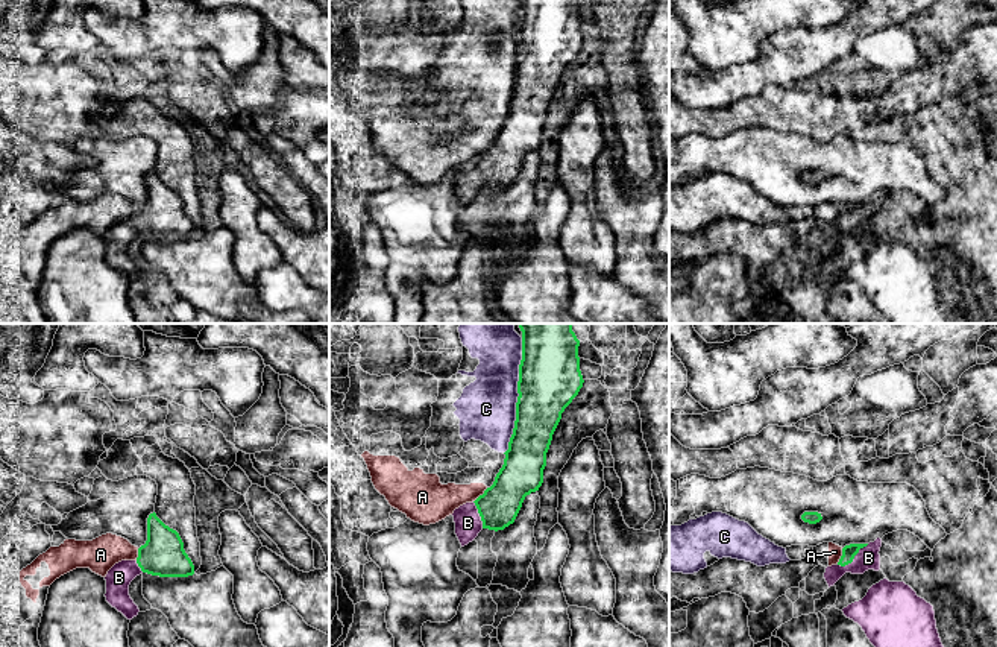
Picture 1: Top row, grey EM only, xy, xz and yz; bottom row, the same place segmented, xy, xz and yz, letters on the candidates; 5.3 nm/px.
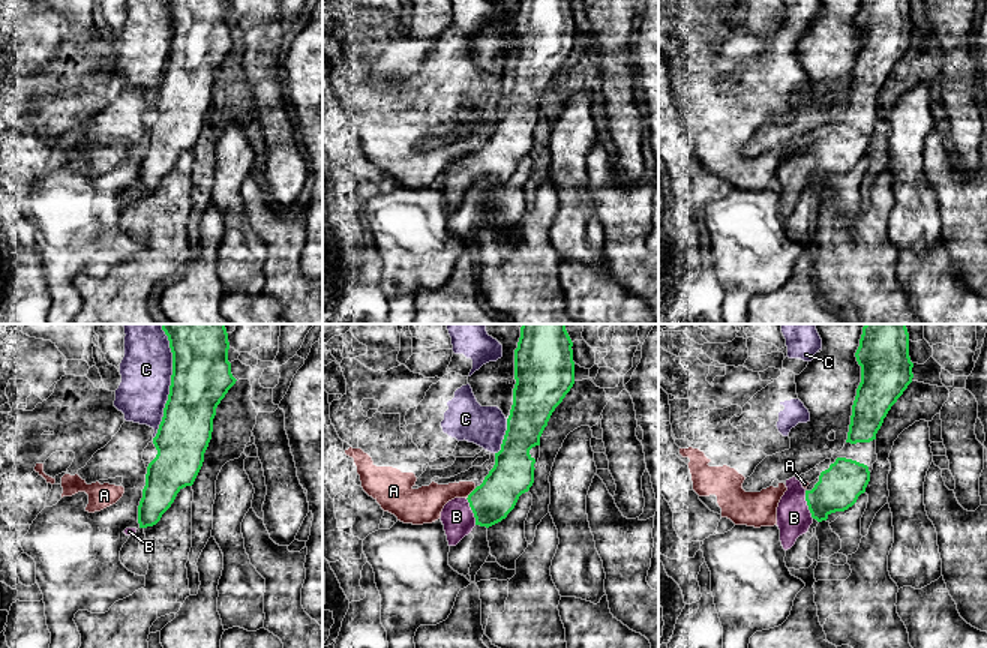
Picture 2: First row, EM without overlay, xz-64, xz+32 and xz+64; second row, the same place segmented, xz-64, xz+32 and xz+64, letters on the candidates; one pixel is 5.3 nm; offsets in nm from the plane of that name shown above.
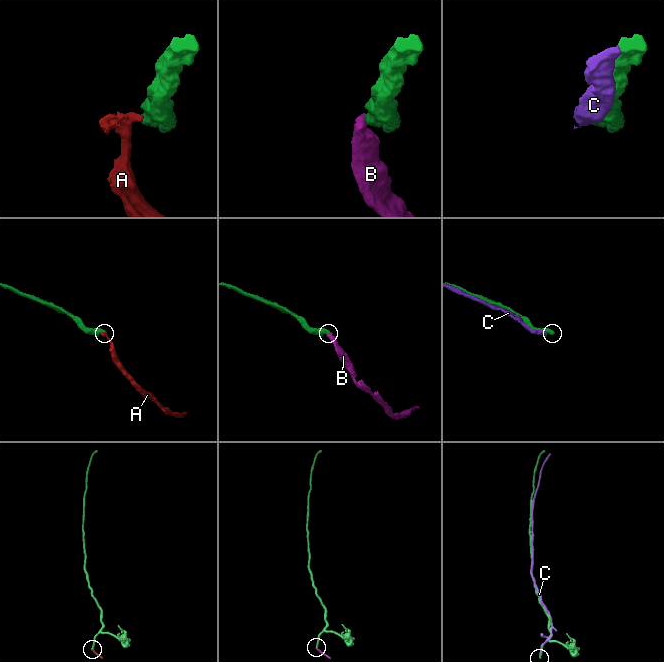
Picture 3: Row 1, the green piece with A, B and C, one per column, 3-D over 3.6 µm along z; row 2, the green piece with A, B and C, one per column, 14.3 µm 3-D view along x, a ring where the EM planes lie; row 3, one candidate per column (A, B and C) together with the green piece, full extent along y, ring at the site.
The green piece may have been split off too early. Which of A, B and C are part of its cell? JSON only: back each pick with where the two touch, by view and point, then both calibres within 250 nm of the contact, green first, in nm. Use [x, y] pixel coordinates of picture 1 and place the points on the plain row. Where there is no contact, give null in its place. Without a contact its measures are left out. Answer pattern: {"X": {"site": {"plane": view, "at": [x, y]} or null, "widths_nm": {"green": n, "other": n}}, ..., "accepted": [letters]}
{"B": {"site": {"plane": "yz", "at": [853, 217]}, "widths_nm": {"green": 80, "other": 120}}, "accepted": ["B"]}

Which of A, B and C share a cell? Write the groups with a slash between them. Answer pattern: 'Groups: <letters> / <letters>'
Groups: A C / B

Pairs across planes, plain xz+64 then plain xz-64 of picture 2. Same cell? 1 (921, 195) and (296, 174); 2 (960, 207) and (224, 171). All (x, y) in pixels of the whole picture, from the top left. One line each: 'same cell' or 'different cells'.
1: different cells
2: different cells

